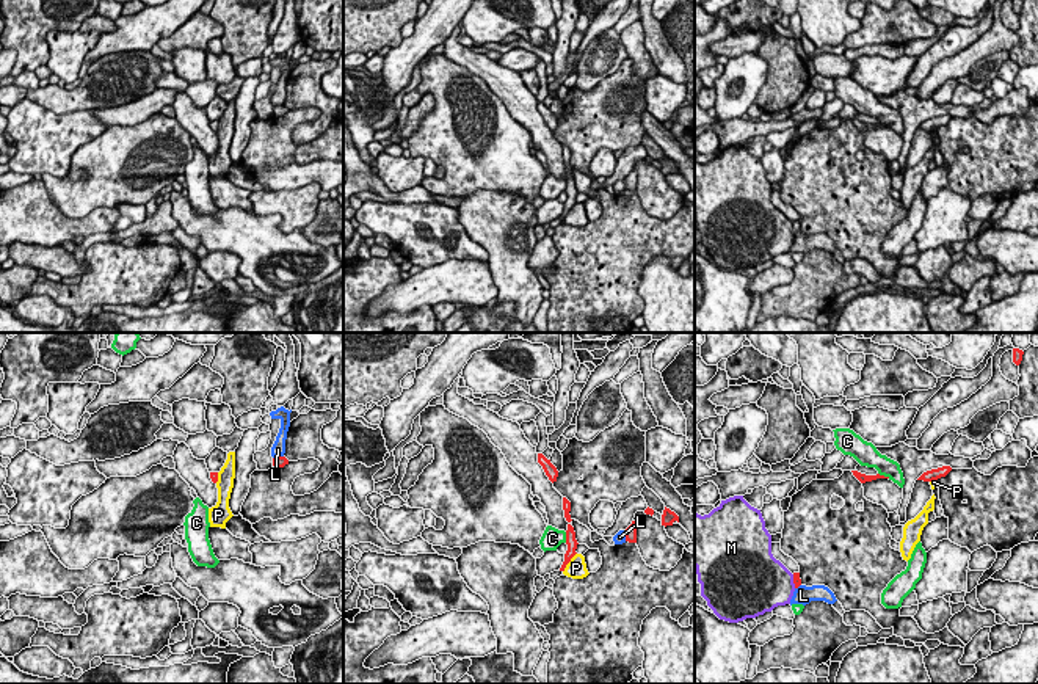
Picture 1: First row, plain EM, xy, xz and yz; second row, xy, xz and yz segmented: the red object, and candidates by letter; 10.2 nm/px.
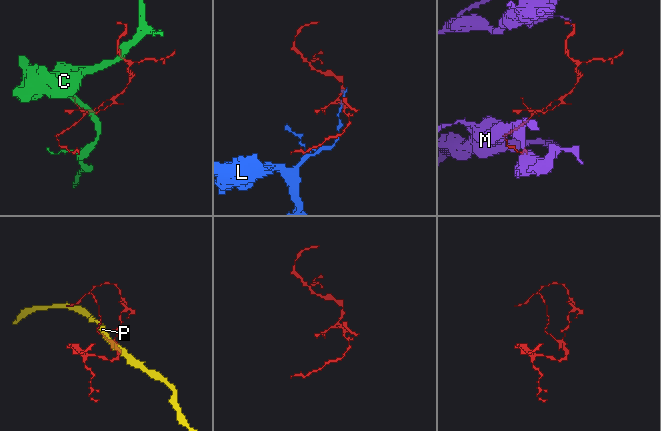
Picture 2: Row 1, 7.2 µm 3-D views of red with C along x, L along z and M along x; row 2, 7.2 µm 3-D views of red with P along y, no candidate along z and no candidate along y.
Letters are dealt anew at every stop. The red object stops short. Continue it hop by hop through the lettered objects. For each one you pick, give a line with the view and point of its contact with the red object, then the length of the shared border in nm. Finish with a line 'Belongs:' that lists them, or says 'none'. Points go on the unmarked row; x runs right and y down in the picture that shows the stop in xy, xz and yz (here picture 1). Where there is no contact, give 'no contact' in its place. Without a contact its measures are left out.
Belongs: none

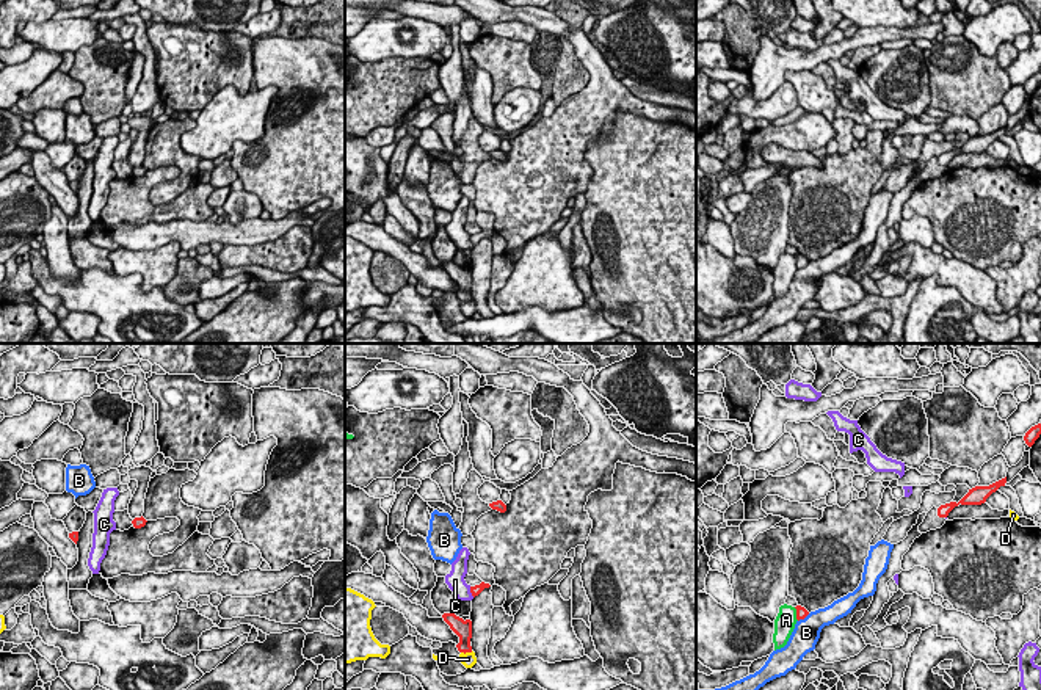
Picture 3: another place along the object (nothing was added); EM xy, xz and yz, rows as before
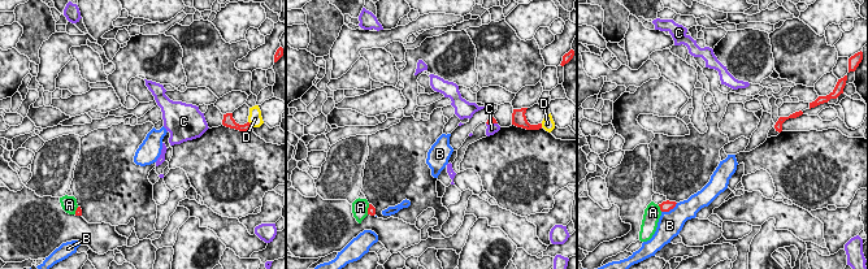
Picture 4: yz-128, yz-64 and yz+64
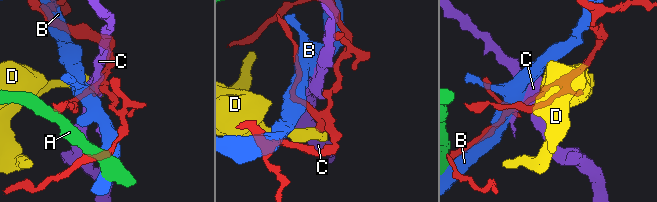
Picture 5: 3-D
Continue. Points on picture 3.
Belongs: none

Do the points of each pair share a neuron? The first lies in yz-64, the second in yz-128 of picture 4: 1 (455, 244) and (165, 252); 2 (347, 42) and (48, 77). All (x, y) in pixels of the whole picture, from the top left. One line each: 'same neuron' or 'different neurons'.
1: different neurons
2: same neuron

